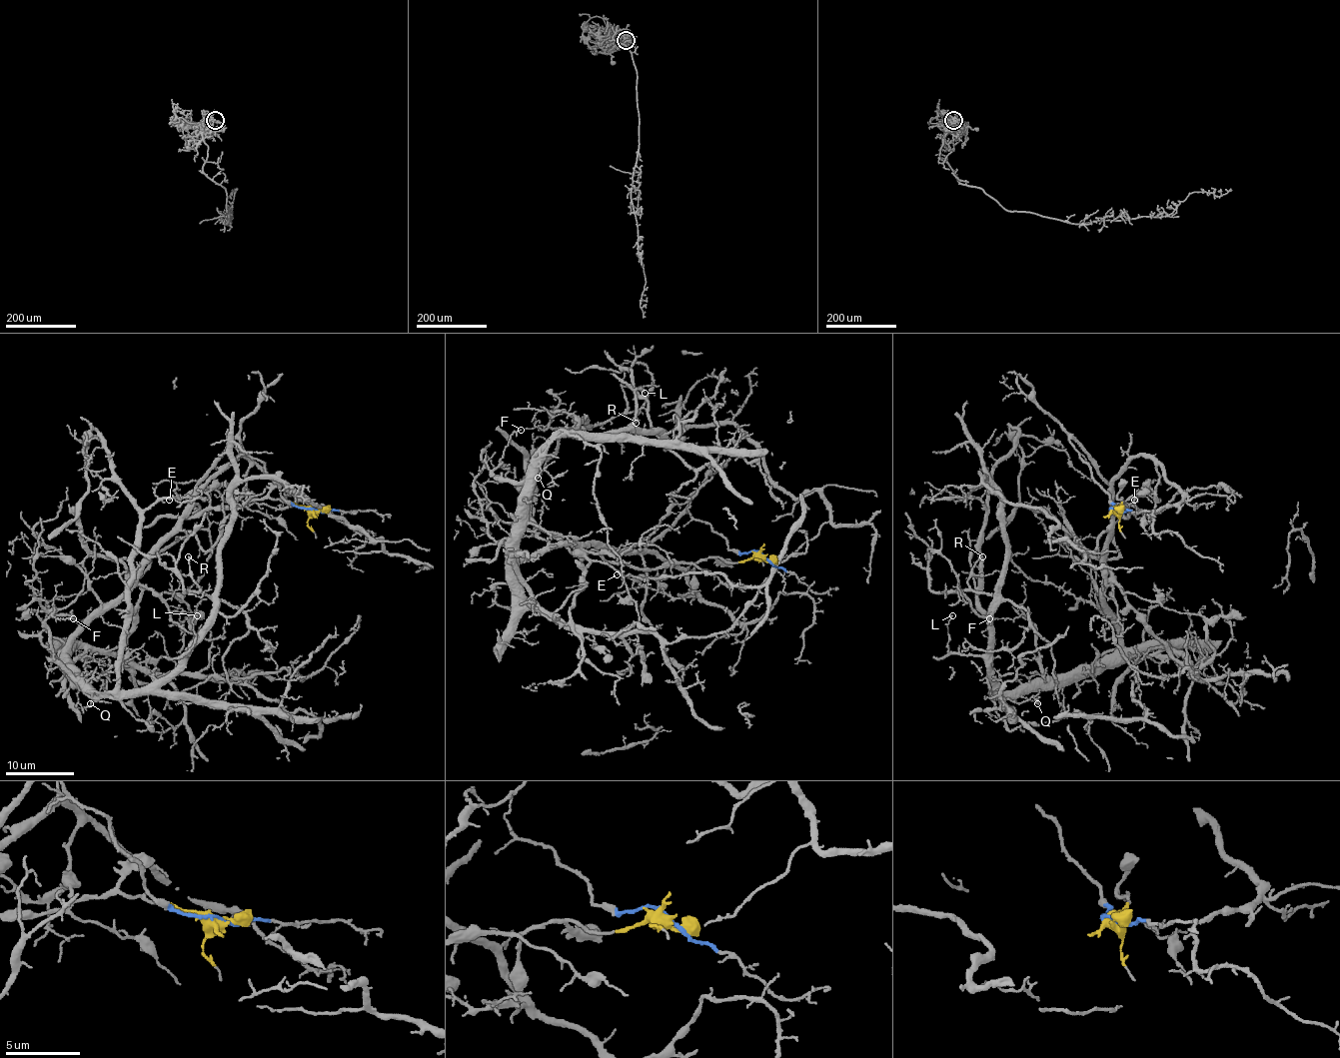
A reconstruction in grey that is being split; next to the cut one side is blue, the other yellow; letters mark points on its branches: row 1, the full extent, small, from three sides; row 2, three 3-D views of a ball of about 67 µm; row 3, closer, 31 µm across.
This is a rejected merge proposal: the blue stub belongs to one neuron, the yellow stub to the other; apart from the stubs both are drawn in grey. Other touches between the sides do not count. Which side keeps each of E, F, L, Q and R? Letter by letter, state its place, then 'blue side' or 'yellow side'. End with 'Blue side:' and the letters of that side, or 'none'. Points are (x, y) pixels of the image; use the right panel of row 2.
E: (1134, 500) | yellow side
F: (989, 618) | blue side
L: (952, 615) | blue side
Q: (1037, 703) | blue side
R: (982, 556) | blue side
Blue side: F, L, Q, R

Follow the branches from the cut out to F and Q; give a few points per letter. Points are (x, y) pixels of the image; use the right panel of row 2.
F: (1116, 510), (1072, 438), (1109, 486), (1104, 611), (1116, 650), (1046, 678), (1032, 623), (989, 618)
Q: (1116, 510), (1072, 438), (1109, 486), (1104, 611), (1118, 643), (1113, 654), (1041, 678), (1023, 695), (1037, 703)

